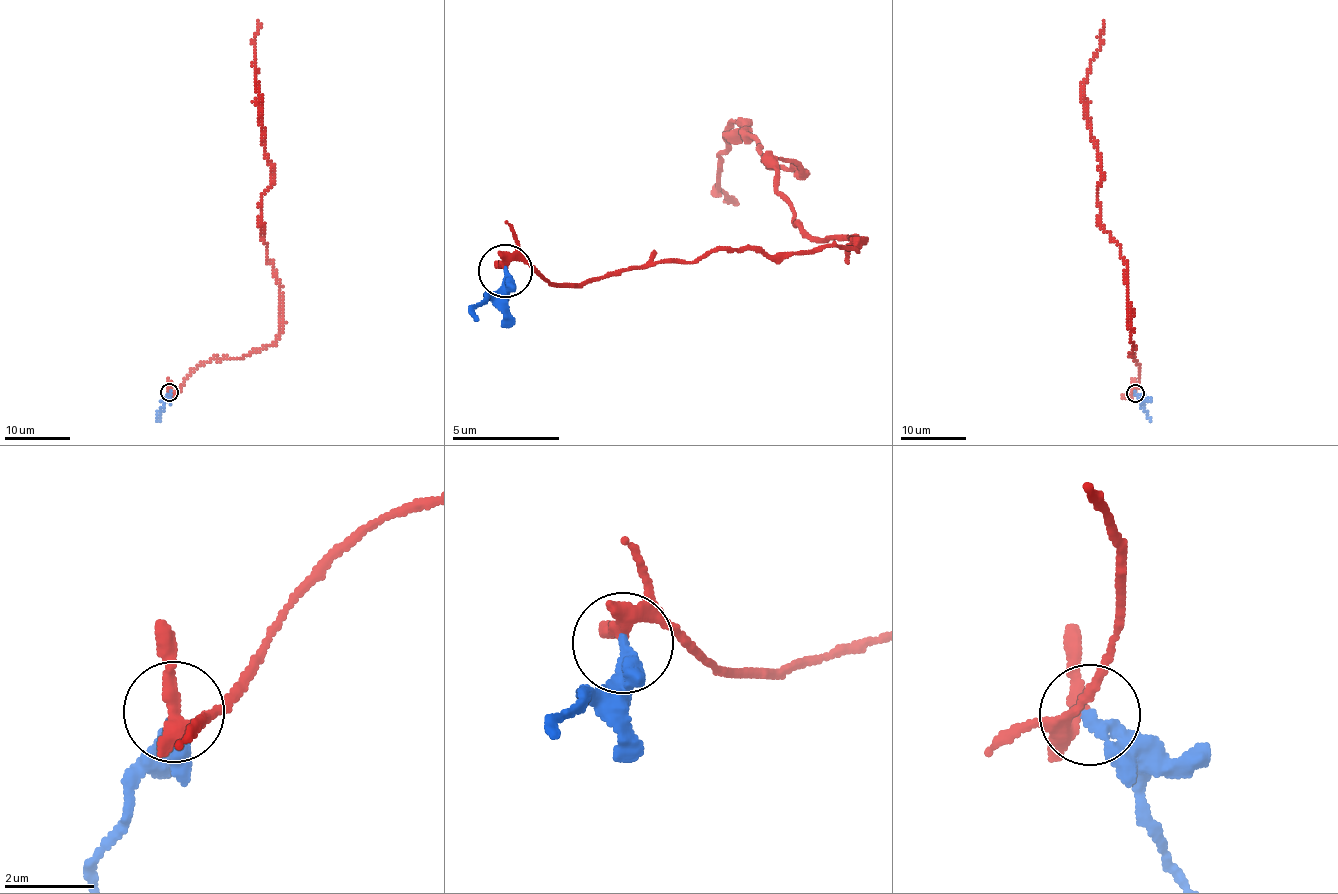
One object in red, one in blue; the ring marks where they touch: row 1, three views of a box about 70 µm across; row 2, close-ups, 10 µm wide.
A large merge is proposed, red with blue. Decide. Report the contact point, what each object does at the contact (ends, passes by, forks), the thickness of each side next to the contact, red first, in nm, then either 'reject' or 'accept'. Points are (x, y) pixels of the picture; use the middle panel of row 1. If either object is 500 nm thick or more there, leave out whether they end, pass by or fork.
place (505, 271); red forks; blue ends; calibres 240 and 280 nm; reject

